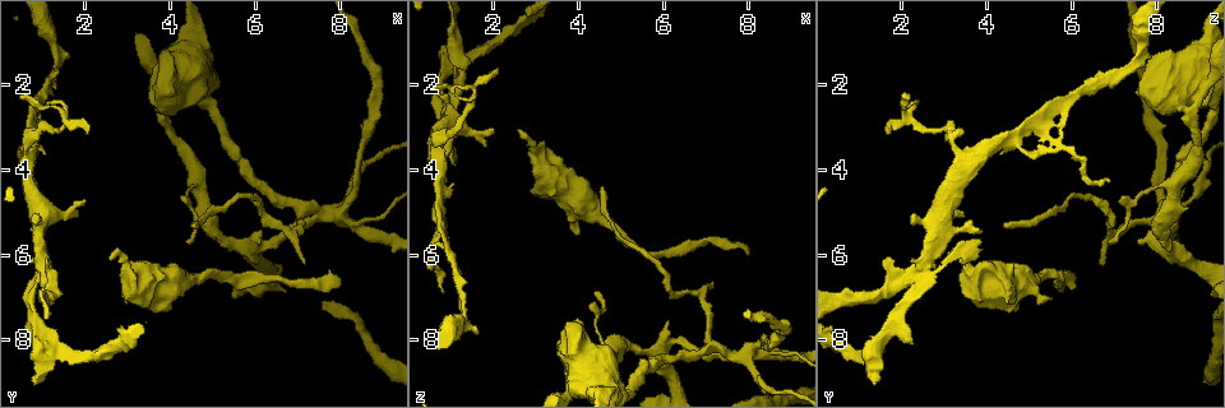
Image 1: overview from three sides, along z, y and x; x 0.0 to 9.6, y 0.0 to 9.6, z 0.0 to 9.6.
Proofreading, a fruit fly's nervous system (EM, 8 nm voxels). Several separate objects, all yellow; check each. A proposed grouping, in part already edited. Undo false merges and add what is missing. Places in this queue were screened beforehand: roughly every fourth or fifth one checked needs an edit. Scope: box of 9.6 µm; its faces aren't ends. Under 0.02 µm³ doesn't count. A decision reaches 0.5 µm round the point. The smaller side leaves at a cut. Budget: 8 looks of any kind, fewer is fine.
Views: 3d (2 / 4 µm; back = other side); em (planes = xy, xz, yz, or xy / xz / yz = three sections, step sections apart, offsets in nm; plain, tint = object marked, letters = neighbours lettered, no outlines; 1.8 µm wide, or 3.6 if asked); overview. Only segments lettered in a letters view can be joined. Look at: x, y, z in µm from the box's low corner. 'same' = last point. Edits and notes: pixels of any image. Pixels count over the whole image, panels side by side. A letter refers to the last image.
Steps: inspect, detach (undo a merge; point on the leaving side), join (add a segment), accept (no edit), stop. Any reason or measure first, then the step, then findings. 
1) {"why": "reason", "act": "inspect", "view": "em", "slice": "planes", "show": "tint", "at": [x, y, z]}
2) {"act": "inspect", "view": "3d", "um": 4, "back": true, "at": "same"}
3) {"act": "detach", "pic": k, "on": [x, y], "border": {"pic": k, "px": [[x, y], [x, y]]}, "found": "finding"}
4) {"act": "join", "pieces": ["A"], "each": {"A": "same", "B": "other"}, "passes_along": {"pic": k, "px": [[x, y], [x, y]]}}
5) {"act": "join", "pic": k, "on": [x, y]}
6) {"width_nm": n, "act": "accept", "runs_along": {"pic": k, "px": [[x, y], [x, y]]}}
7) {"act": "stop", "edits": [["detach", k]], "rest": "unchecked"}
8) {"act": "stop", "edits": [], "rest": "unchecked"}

{"act": "inspect", "view": "em", "slice": "xy", "step": 4, "show": "letters", "at": [8.00, 5.05, 8.30]}

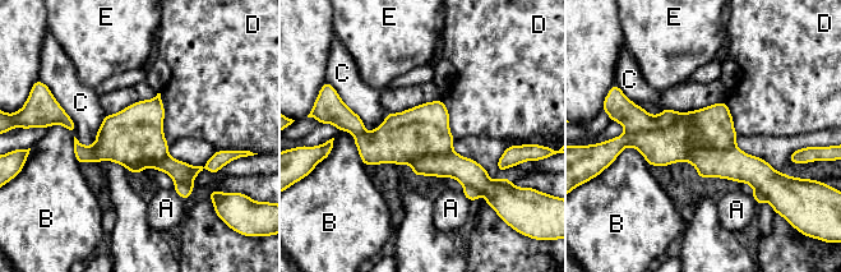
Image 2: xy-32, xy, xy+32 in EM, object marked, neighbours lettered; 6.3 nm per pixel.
{"act": "inspect", "view": "em", "slice": "planes", "show": "letters", "at": "same"}

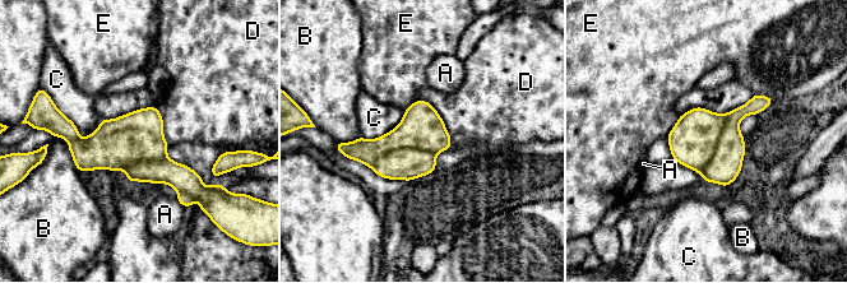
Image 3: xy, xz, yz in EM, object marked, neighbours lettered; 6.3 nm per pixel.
{"act": "detach", "pic": 3, "on": [421, 128], "each": {"A": "other", "B": "other", "C": "other", "D": "other", "E": "other"}, "border": {"pic": 3, "px": [[436, 153], [394, 148], [370, 167]]}, "found": "a second cell is stuck on"}

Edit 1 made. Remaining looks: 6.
{"why": "end of a long branch", "act": "inspect", "view": "3d", "um": 2, "at": [8.00, 6.75, 6.00]}

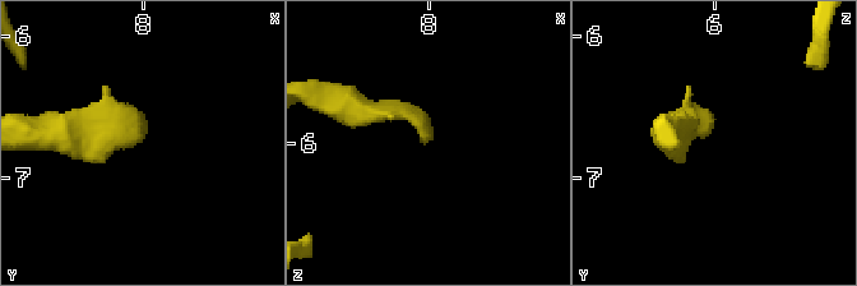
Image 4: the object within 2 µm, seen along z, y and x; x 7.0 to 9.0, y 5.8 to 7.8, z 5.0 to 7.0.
{"act": "inspect", "view": "em", "slice": "planes", "show": "tint", "at": [8.00, 6.70, 5.96]}

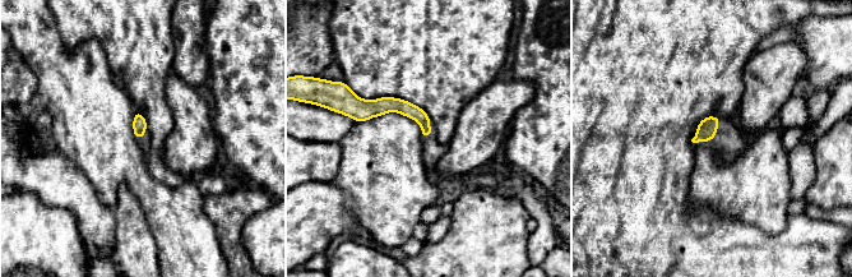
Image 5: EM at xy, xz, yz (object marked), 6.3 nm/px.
{"why": "see the neighbours", "act": "inspect", "view": "em", "slice": "planes", "show": "letters", "at": "same"}

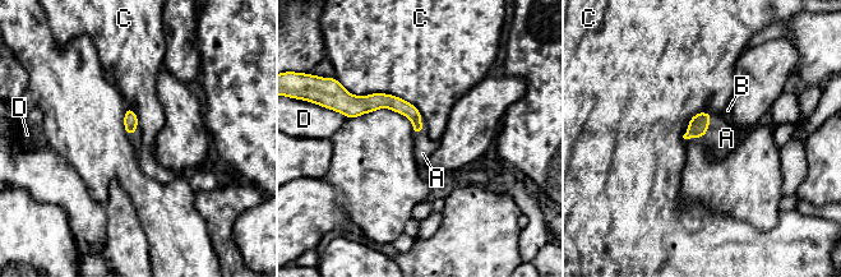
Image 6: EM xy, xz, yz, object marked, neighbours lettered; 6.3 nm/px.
{"act": "join", "pieces": ["A"], "each": {"A": "same", "B": "other", "C": "other", "D": "other"}, "found": "the cell continues"}

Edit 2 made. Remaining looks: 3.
{"act": "inspect", "view": "overview"}

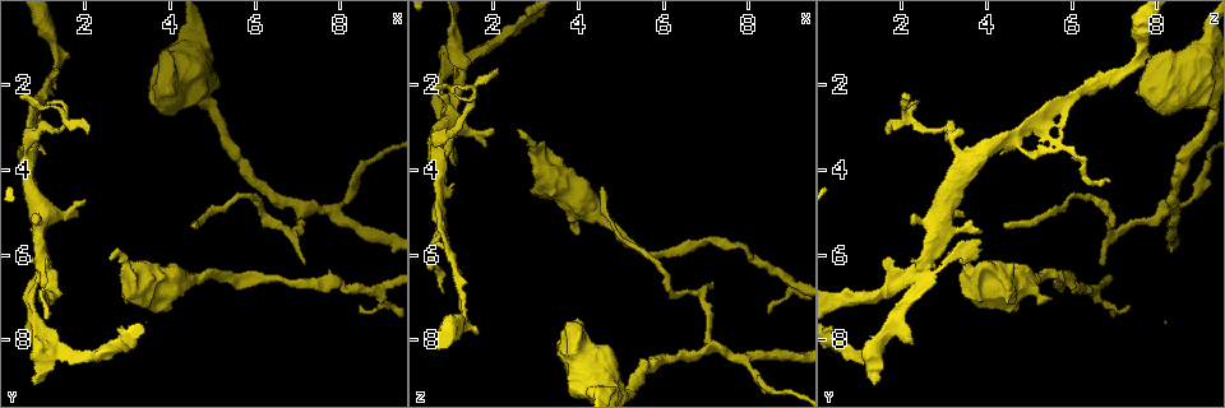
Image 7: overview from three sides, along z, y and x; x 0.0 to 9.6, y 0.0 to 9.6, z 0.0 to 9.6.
{"why": "three arms meet", "act": "inspect", "view": "em", "slice": "yz", "step": 16, "show": "tint", "at": [1.05, 6.50, 2.20]}

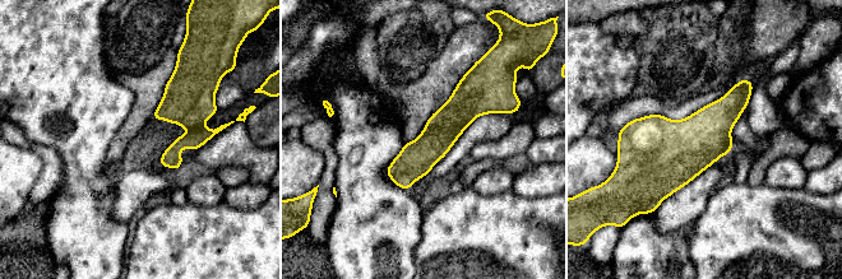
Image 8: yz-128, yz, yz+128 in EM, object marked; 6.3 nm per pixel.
{"act": "inspect", "view": "em", "slice": "yz", "step": 16, "show": "letters", "at": "same"}

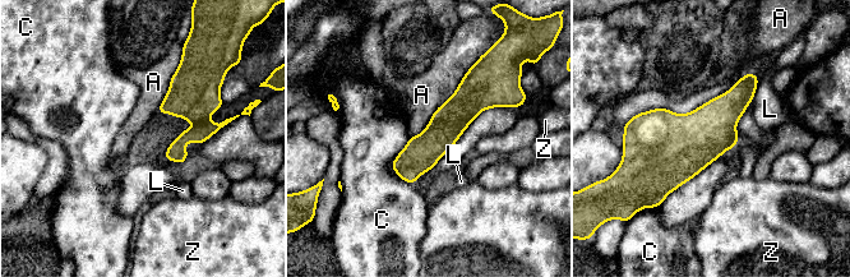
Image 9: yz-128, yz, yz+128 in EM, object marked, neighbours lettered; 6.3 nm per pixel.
{"act": "detach", "pic": 9, "on": [203, 130], "each": {"A": "other", "C": "other", "L": "other", "Z": "other"}, "border": {"pic": 9, "px": [[207, 118], [199, 121]]}, "found": "two cells meet here"}

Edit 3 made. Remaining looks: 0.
{"act": "stop", "edits": [["detach", 3], ["join", 6], ["detach", 9]], "rest": "unchecked"}

